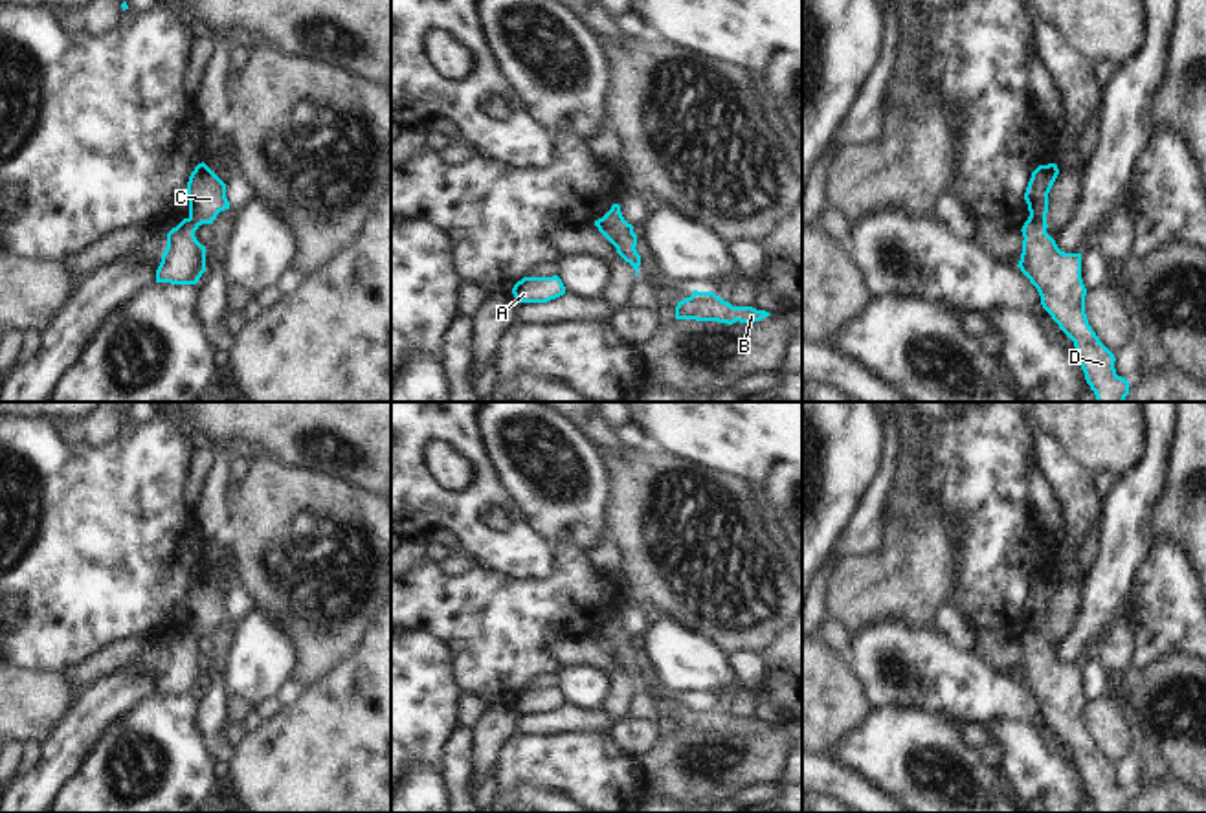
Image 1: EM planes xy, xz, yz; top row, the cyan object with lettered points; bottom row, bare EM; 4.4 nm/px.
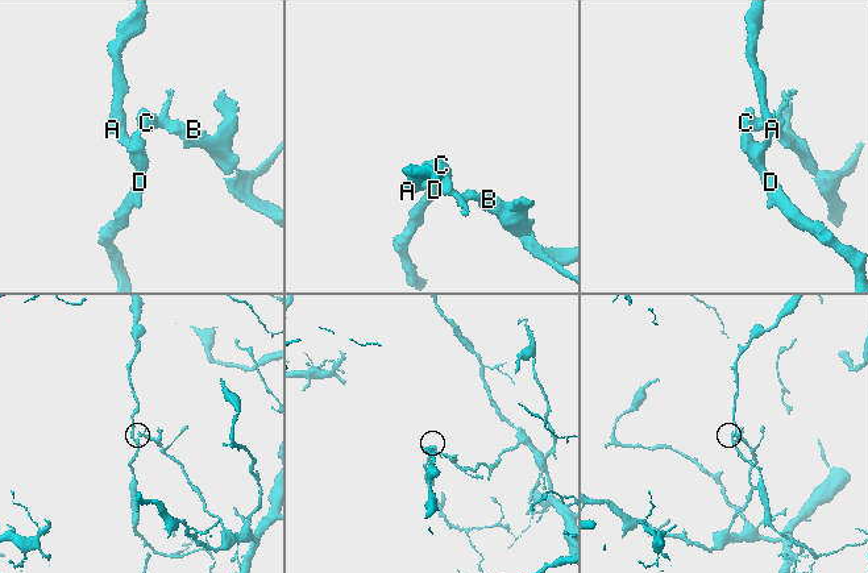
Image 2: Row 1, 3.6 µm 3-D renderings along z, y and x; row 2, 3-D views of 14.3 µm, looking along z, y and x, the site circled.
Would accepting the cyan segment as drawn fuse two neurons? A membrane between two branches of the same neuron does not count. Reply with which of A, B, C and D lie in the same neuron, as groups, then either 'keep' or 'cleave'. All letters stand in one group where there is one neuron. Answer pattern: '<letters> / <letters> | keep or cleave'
A D / B C | cleave

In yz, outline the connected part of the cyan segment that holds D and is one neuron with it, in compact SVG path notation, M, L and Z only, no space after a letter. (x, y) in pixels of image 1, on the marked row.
M1048 224L1022 226L1021 272L1041 295L1043 308L1074 341L1076 356L1096 402L1123 402L1129 380L1116 374L1114 354L1100 341L1085 314L1087 288L1081 279L1081 253L1065 253L1046 233Z

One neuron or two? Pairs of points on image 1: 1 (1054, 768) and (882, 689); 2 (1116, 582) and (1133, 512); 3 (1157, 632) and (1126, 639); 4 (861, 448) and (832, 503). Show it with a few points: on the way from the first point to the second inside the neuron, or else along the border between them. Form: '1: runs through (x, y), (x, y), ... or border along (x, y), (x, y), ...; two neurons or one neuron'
1: runs through (1012, 725), (979, 694), (924, 692); one neuron
2: runs through (1116, 566), (1126, 529); one neuron
3: border along (1126, 623), (1135, 641), (1133, 663); two neurons
4: runs through (848, 461), (832, 478), (832, 490); one neuron

